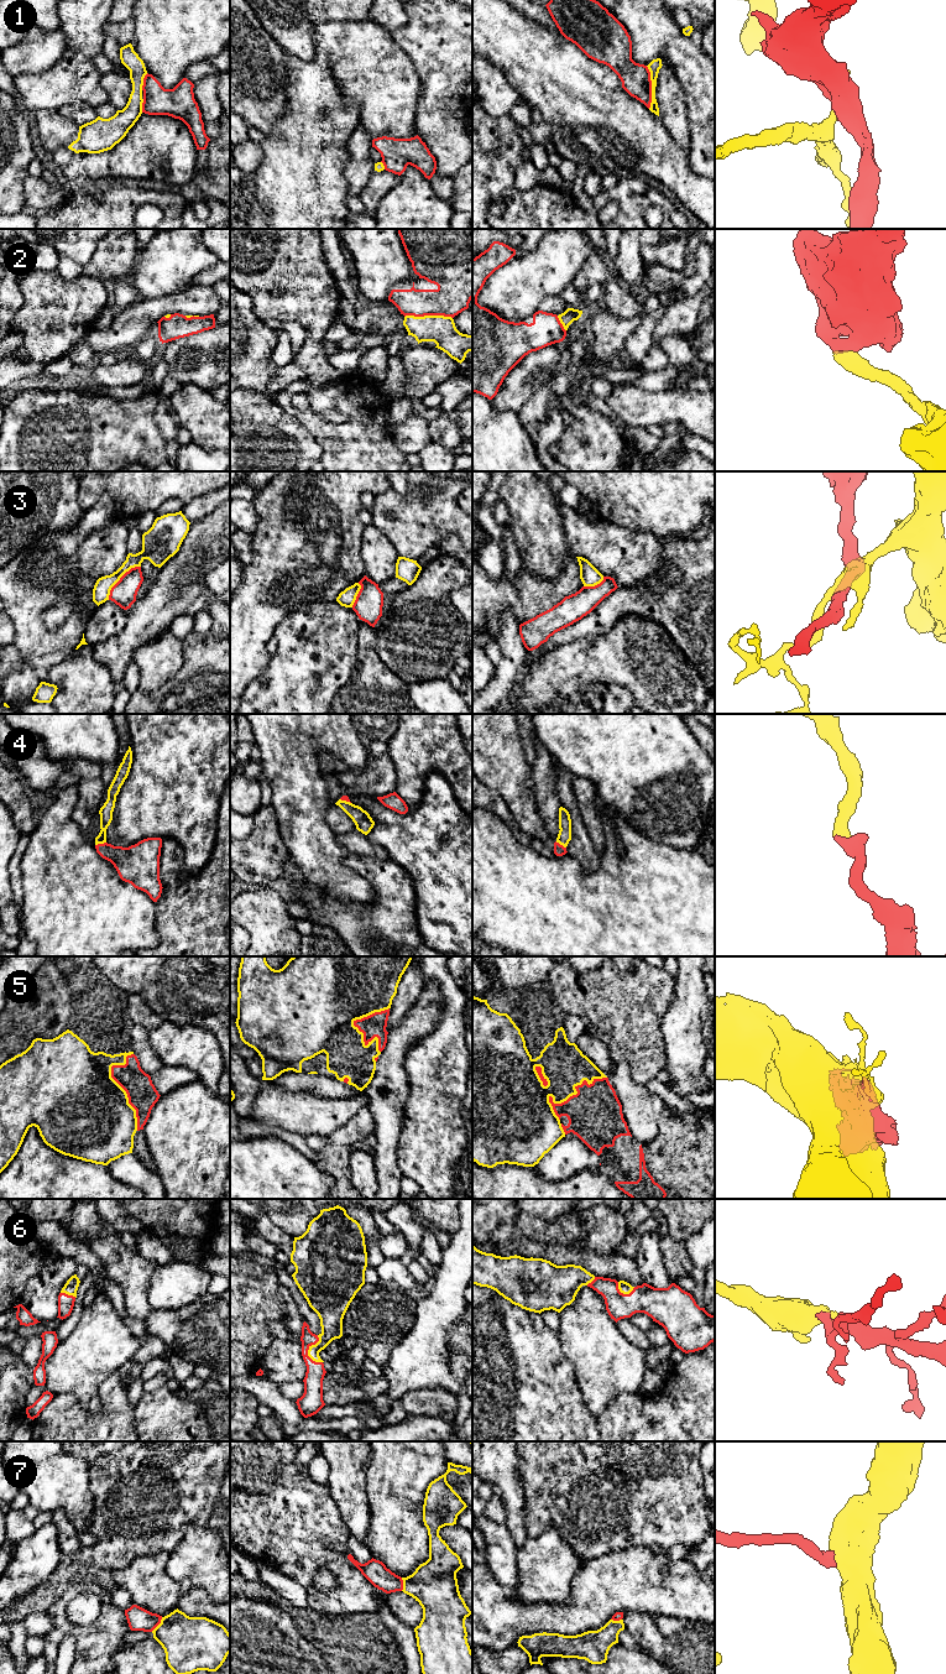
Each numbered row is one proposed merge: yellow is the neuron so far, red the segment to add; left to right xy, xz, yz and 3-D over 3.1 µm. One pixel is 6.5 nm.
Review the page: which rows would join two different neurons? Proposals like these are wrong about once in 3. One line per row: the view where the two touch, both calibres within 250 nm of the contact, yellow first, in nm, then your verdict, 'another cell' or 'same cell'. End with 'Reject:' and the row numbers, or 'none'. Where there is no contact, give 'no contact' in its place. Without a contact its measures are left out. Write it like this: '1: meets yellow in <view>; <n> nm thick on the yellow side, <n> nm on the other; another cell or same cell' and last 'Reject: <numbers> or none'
1: meets yellow in yz; 80 nm thick on the yellow side, 190 nm on the other; another cell
2: meets yellow in xz; 180 nm thick on the yellow side, 240 nm on the other; same cell
3: meets yellow in xy; 110 nm thick on the yellow side, 160 nm on the other; another cell
4: meets yellow in xy; 90 nm thick on the yellow side, 220 nm on the other; same cell
5: meets yellow in yz; 300 nm thick on the yellow side, 360 nm on the other; same cell
6: meets yellow in xz; 140 nm thick on the yellow side, 130 nm on the other; same cell
7: meets yellow in xy; 360 nm thick on the yellow side, 150 nm on the other; same cell
Reject: 1, 3

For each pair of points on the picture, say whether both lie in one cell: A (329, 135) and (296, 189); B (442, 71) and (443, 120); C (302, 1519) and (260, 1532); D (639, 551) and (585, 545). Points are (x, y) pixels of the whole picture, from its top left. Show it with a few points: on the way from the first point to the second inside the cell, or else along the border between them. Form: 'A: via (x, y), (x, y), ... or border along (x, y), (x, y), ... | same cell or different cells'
A: via (315, 146), (306, 156), (301, 176) | same cell
B: via (443, 83), (443, 108) | same cell
C: via (292, 1519), (272, 1519), (270, 1522) | same cell
D: via (626, 549), (623, 547), (599, 545) | same cell

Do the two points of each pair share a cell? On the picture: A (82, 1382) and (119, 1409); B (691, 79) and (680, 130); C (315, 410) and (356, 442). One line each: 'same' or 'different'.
A: different
B: different
C: same

